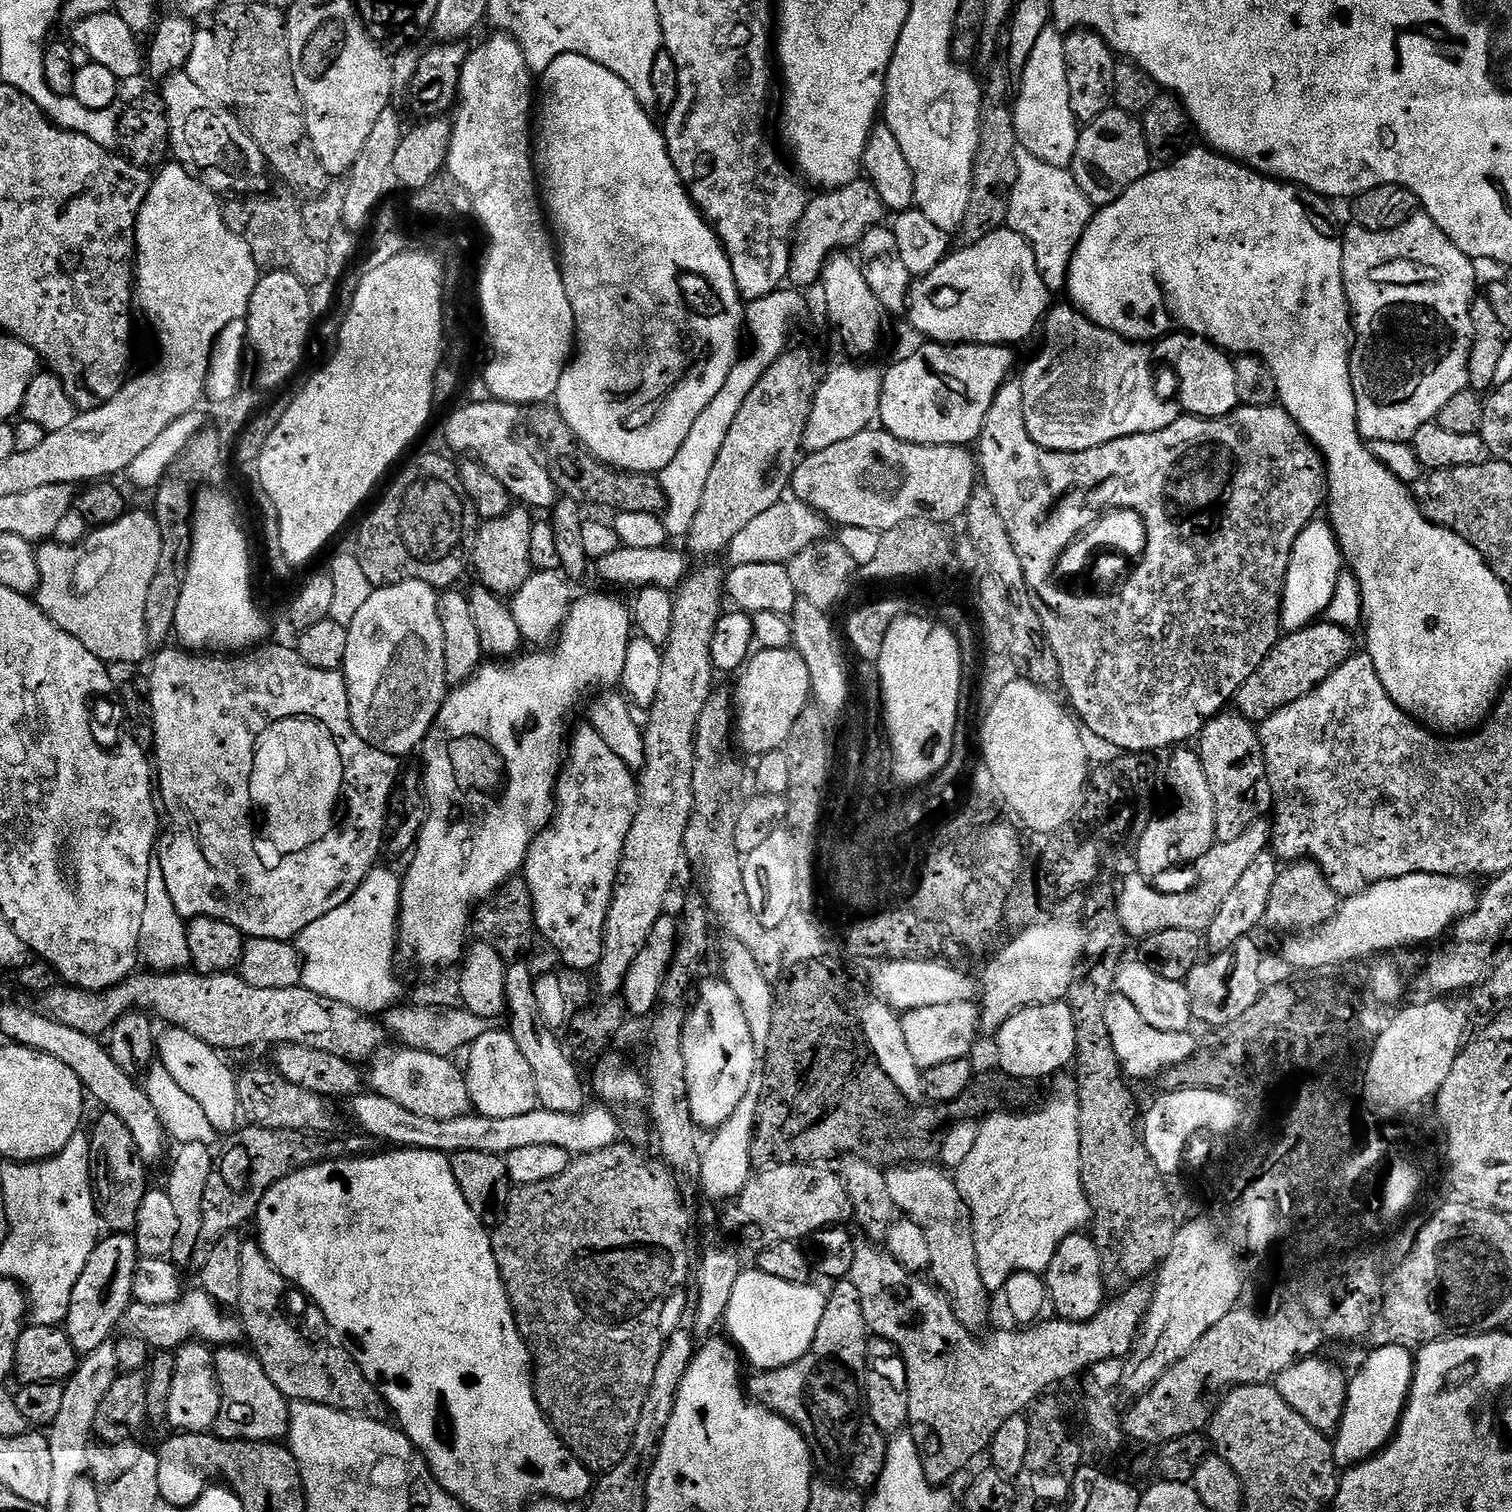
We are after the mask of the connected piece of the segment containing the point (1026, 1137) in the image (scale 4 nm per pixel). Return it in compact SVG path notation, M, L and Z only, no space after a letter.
M1060 1074L1055 1077L1056 1085L1052 1088L1052 1097L1041 1106L1037 1112L1029 1111L1027 1114L1013 1114L1008 1110L996 1110L982 1120L978 1142L974 1142L974 1150L966 1157L966 1162L954 1170L954 1179L958 1194L962 1194L962 1202L968 1207L968 1213L972 1219L972 1232L974 1233L974 1250L978 1256L978 1270L982 1274L982 1282L990 1294L996 1294L1003 1289L1007 1280L1016 1272L1034 1272L1042 1274L1050 1266L1050 1258L1054 1258L1054 1250L1067 1236L1074 1232L1087 1229L1088 1219L1093 1219L1092 1204L1086 1198L1082 1186L1082 1174L1080 1173L1080 1097L1075 1079L1068 1074Z

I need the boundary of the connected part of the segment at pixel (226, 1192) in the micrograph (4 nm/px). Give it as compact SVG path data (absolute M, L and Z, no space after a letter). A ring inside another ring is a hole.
M247 1125L237 1129L227 1140L228 1144L220 1158L215 1161L210 1179L202 1194L202 1230L198 1234L198 1246L192 1255L191 1267L202 1269L209 1261L210 1254L222 1238L233 1235L239 1224L255 1217L258 1206L270 1186L300 1168L319 1164L327 1159L341 1159L348 1155L355 1158L369 1155L376 1144L366 1134L355 1134L346 1142L330 1142L329 1137L294 1130L272 1130L269 1127ZM347 1151L347 1152L346 1152Z

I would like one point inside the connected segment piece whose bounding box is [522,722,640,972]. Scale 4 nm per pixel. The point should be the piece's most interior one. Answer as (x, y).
(570, 869)

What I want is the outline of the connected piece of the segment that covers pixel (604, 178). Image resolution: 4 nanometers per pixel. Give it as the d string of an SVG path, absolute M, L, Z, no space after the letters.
M569 52L554 58L554 62L550 62L548 69L542 73L541 80L544 81L538 84L538 123L534 128L534 167L542 208L558 249L566 298L570 298L576 319L574 355L558 382L554 407L560 411L570 430L574 430L581 445L603 464L622 472L658 474L674 462L678 450L682 450L682 442L686 442L694 422L698 422L698 414L702 414L702 410L714 402L718 390L726 386L726 378L730 378L732 367L738 359L736 351L740 348L740 332L742 336L746 324L746 304L740 299L740 291L734 282L734 270L730 270L728 256L719 238L696 209L696 203L689 196L678 170L674 170L674 162L670 162L663 131L648 117L651 116L649 109L641 106L634 90L630 90L618 74L606 70L606 66L594 62L589 56Z

